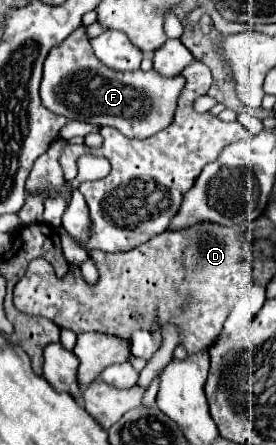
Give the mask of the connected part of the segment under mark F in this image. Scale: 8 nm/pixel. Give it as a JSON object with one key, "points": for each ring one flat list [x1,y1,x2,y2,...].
{"points":[[85,27,73,31,63,45,49,51,49,57,43,65,41,81,41,99,43,105,57,113,77,121,85,121,97,127,115,127,127,137,145,139,151,137,173,123,177,109,177,99,185,79,179,77,161,77,151,71,131,71,121,73,105,67,95,55,85,35]]}

